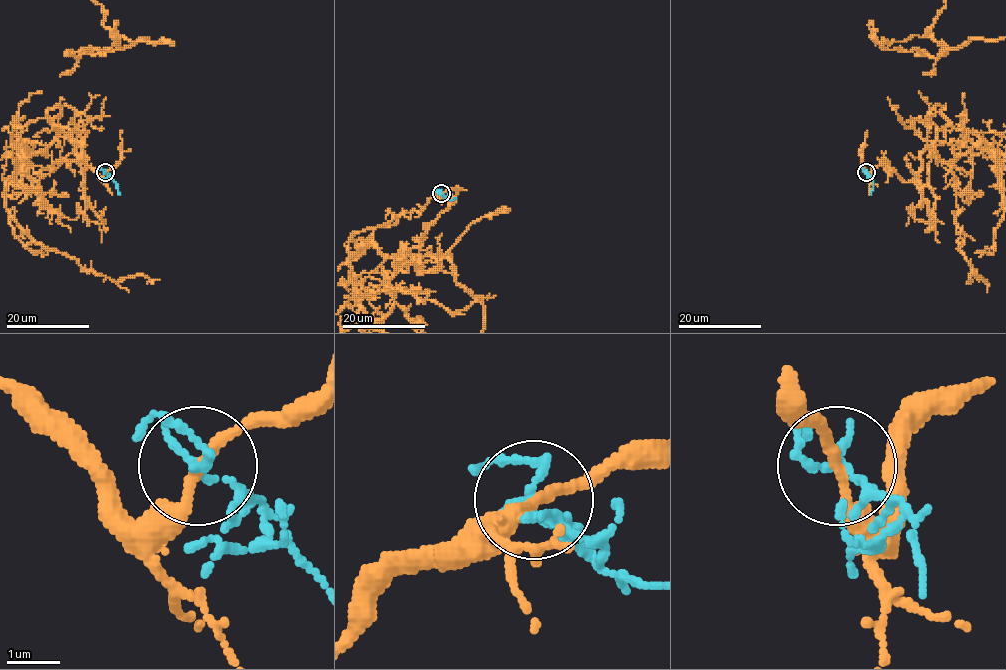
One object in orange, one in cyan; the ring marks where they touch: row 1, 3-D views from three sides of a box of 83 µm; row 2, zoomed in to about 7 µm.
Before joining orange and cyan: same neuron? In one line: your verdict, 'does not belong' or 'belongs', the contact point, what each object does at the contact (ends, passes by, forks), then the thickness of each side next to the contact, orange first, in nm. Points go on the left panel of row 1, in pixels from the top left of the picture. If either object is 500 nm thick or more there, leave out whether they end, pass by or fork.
does not belong; place (105, 172); orange passes by; cyan passes by; calibres 190 and 150 nm

